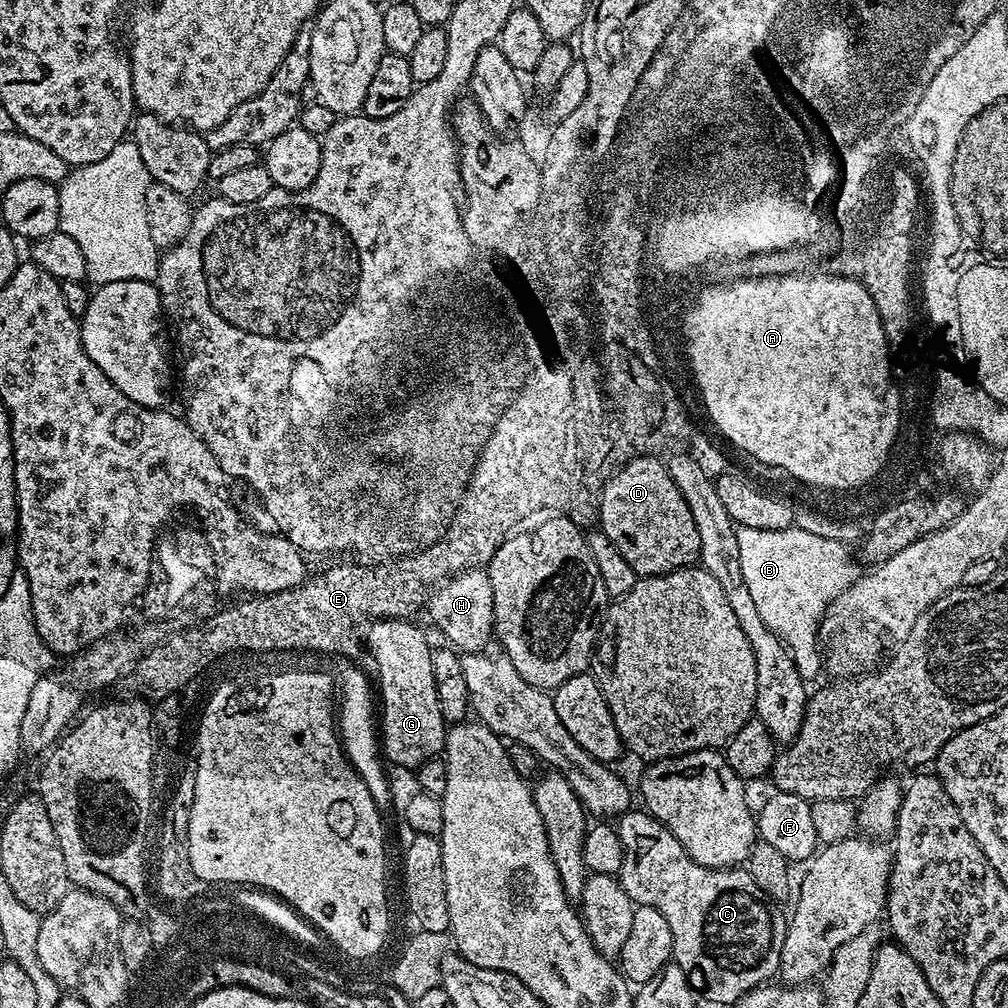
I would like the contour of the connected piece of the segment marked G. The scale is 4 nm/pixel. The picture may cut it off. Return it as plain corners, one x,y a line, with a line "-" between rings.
408,618
373,620
367,625
368,652
376,663
378,700
384,703
382,752
389,765
415,770
444,751
446,721
438,706
432,670
433,645

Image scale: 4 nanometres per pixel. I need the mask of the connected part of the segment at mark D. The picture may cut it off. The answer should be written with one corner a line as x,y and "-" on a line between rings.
641,455
634,457
627,464
619,466
616,472
617,476
611,480
611,478
605,479
602,487
598,492
598,524
599,531
606,534
606,538
610,538
610,542
614,542
614,546
618,550
618,554
622,554
622,558
626,558
626,562
630,562
630,566
635,570
637,577
643,578
645,576
661,576
667,572
673,572
679,568
687,568
697,563
700,555
700,543
698,542
698,526
694,526
694,517
690,514
690,506
682,494
678,490
678,486
674,484
671,476
668,474
667,467
658,460
655,455

